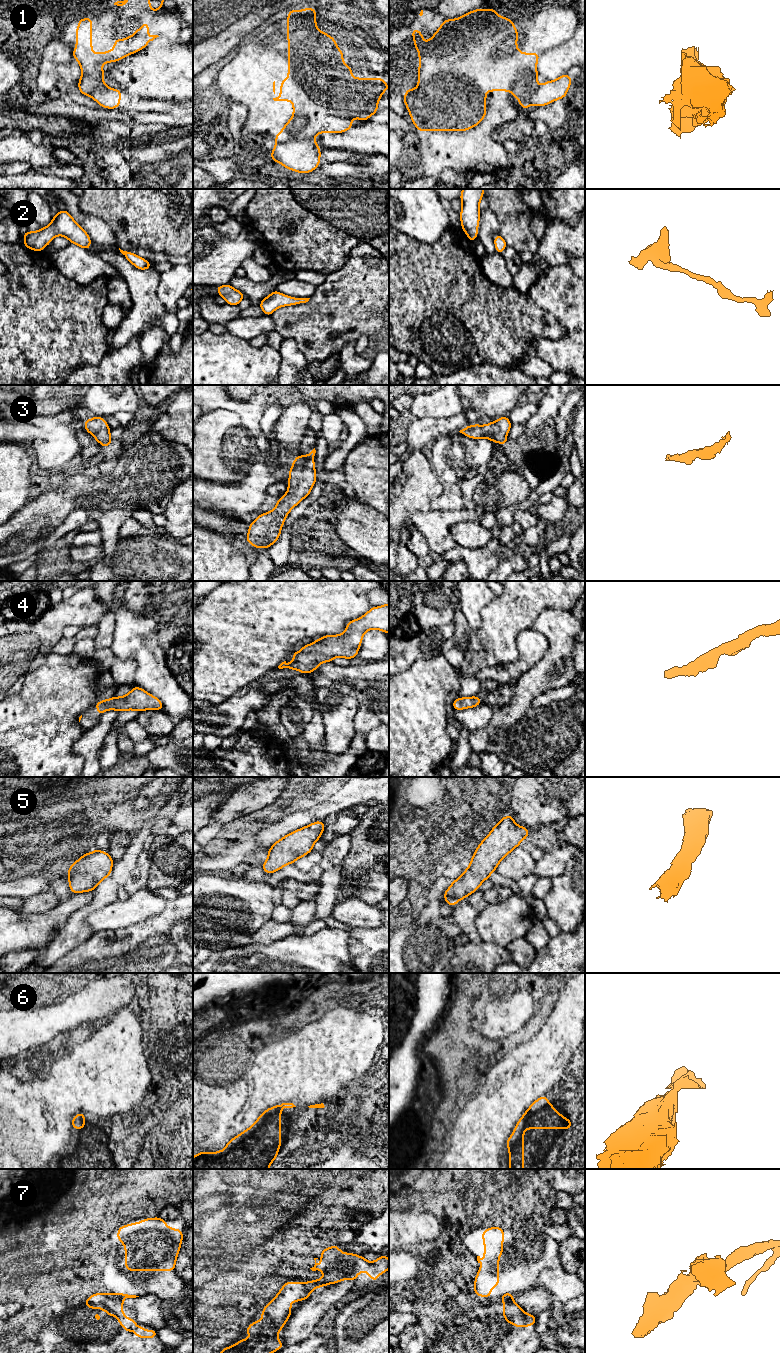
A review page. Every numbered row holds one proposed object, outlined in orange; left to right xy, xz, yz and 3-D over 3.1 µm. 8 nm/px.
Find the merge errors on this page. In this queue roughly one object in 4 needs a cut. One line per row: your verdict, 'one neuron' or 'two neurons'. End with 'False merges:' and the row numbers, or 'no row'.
1: two neurons
2: one neuron
3: one neuron
4: one neuron
5: one neuron
6: one neuron
7: two neurons
False merges: 1, 7

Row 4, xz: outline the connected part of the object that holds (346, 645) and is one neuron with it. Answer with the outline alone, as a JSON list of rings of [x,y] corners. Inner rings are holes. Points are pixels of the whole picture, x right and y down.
[[[389,603],[378,607],[372,607],[362,617],[348,622],[343,634],[322,636],[319,640],[315,640],[309,645],[303,645],[299,652],[293,652],[291,654],[291,656],[294,657],[293,663],[284,661],[278,668],[289,668],[298,670],[303,674],[308,674],[315,671],[320,663],[331,662],[336,657],[352,659],[358,656],[358,649],[361,646],[364,633],[371,629],[381,630],[387,634],[389,633]]]

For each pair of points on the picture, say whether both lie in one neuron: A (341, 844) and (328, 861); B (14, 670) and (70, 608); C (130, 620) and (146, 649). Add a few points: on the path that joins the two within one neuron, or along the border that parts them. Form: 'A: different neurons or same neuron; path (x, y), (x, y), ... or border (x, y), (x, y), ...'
A: same neuron; path (338, 848), (331, 857)
B: same neuron; path (23, 655), (55, 623)
C: same neuron; path (130, 627), (140, 642)

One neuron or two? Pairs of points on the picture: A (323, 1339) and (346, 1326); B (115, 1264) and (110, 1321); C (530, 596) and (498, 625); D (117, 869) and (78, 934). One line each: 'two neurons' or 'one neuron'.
A: two neurons
B: two neurons
C: one neuron
D: one neuron

